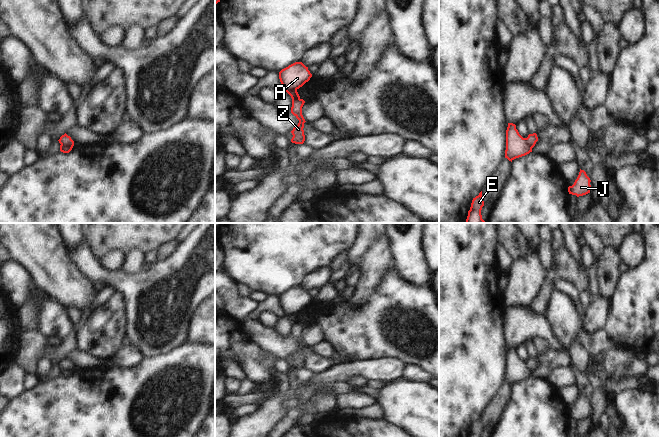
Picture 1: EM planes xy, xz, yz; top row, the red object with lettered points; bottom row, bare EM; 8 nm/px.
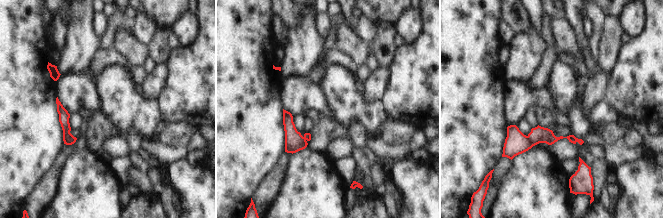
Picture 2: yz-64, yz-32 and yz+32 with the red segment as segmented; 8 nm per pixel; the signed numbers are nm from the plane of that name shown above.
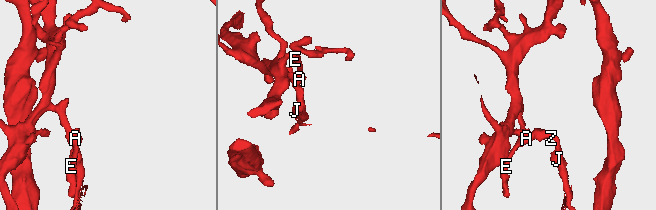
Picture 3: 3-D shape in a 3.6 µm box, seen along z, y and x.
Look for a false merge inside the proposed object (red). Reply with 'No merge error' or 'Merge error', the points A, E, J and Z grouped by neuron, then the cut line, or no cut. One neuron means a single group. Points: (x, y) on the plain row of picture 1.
Merge error. Groups: A E / J Z. Split along xy (61, 368), (72, 370)

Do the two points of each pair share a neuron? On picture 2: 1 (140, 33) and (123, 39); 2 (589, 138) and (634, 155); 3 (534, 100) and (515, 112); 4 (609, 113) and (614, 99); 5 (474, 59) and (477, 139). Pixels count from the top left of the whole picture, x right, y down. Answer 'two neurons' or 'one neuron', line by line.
1: two neurons
2: one neuron
3: one neuron
4: two neurons
5: one neuron

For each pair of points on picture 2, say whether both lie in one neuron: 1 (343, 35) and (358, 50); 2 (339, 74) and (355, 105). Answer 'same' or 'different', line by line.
1: same
2: same

